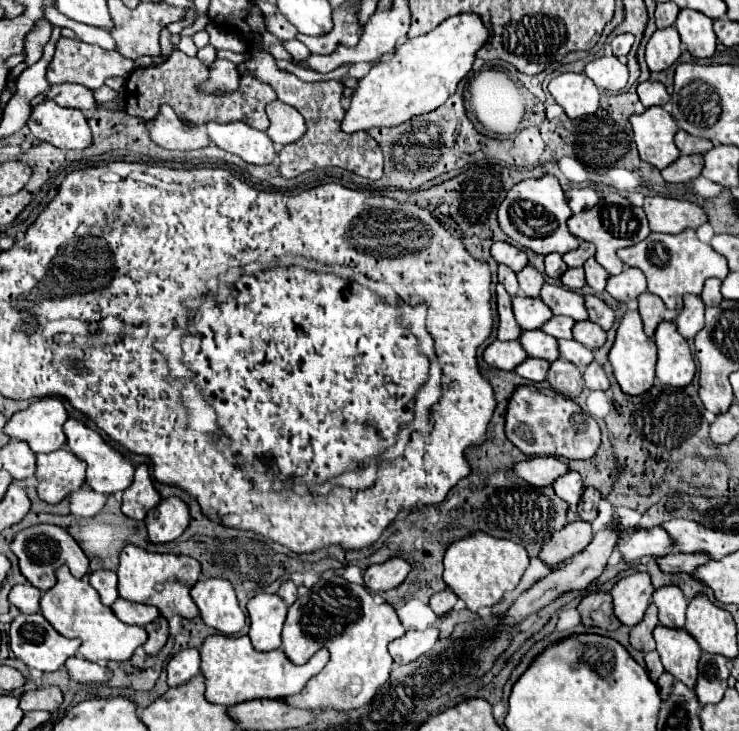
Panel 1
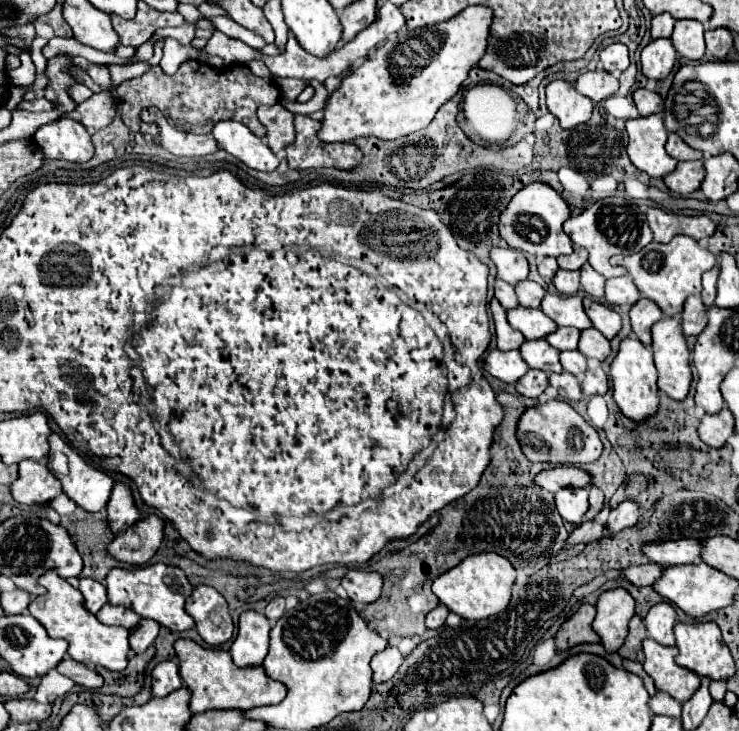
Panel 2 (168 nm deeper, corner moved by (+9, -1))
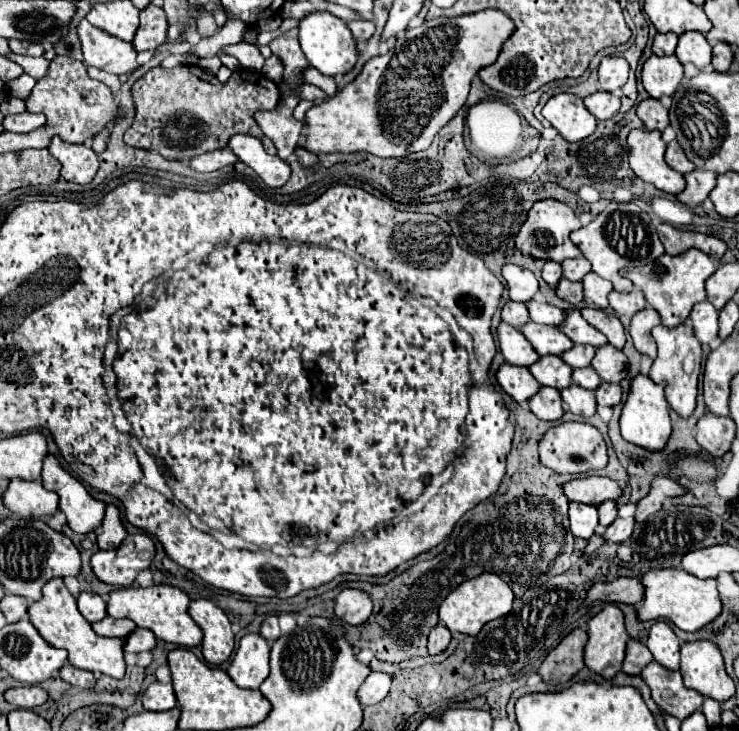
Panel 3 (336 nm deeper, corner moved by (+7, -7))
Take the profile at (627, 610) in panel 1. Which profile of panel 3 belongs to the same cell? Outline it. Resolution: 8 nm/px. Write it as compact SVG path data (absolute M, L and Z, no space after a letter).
M607 603L589 621L589 641L585 645L585 665L611 679L621 671L627 645L625 615L615 603Z

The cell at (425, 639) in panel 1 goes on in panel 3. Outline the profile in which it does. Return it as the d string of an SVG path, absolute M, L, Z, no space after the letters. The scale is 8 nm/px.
M373 671L369 673L369 677L363 681L363 685L359 687L359 699L361 705L375 705L379 701L383 701L391 689L391 681L393 677L389 673L381 673L381 671Z

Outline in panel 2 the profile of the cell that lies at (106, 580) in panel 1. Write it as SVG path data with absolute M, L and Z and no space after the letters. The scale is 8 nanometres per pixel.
M81 579L79 581L79 591L85 597L85 607L91 613L97 613L105 603L107 603L107 591L105 585L95 581L95 579Z

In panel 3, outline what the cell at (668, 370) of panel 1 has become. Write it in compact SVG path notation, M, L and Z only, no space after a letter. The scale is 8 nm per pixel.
M689 323L671 327L671 329L665 325L657 325L653 329L653 339L657 341L659 355L653 361L649 377L655 383L665 383L665 399L671 405L671 409L677 411L681 417L689 417L695 411L697 383L699 383L699 371L701 371L701 343L697 341L693 327Z

